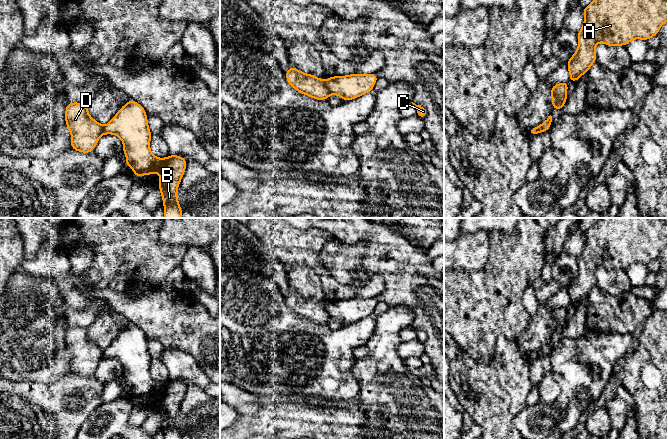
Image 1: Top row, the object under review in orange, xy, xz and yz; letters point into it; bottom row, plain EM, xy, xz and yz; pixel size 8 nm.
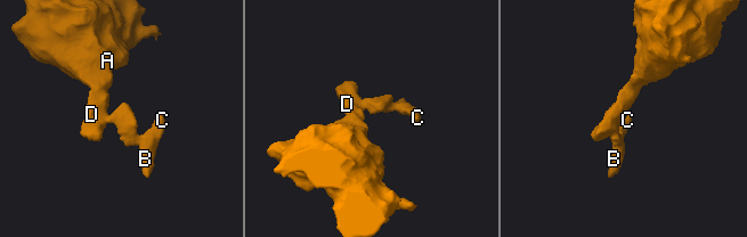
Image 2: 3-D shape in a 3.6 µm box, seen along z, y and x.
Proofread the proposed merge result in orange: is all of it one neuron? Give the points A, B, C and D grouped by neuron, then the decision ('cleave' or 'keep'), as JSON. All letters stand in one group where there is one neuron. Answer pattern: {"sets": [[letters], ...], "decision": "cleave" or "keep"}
{"sets": [["A", "D"], ["B", "C"]], "decision": "cleave"}

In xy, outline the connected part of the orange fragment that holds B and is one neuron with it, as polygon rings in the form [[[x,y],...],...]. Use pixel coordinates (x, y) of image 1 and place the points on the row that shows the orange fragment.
[[[130,99],[103,127],[103,134],[115,134],[123,141],[123,154],[127,156],[125,166],[131,166],[135,176],[139,178],[142,175],[160,173],[158,188],[164,203],[164,218],[182,218],[177,190],[187,160],[178,155],[169,155],[162,159],[151,153],[152,133],[148,127],[145,109]]]

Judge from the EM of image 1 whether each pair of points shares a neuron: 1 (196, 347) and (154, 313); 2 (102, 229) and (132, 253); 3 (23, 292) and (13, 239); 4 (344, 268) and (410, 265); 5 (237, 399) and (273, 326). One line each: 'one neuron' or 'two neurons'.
1: one neuron
2: one neuron
3: two neurons
4: two neurons
5: two neurons

